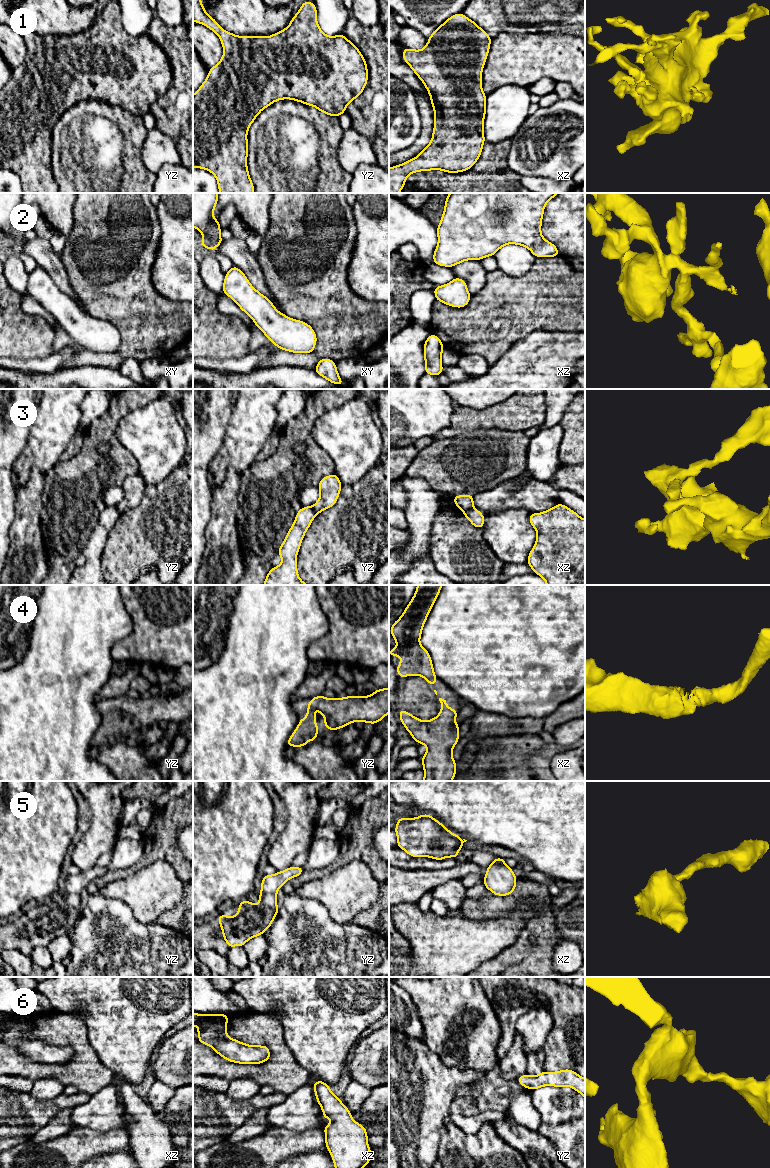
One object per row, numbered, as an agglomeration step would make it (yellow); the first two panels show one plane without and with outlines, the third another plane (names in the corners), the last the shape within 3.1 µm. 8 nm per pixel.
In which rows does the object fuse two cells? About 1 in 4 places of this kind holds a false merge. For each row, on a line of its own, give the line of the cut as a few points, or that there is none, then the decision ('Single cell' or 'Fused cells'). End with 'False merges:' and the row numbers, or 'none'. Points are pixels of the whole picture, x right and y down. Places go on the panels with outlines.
1: No split. Single cell
2: No split. Single cell
3: Split along xz (473, 508), (463, 511). Fused cells
4: No split. Single cell
5: No split. Single cell
6: No split. Single cell
False merges: 3

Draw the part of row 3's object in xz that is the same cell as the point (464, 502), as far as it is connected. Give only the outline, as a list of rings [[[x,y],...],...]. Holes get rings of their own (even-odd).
[[[456,495],[452,499],[455,505],[462,511],[468,511],[474,509],[474,495]]]

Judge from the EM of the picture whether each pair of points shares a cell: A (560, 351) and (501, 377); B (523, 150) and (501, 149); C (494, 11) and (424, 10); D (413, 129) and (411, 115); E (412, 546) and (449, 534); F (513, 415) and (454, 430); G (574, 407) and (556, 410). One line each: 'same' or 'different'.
A: same
B: different
C: different
D: same
E: different
F: same
G: different

